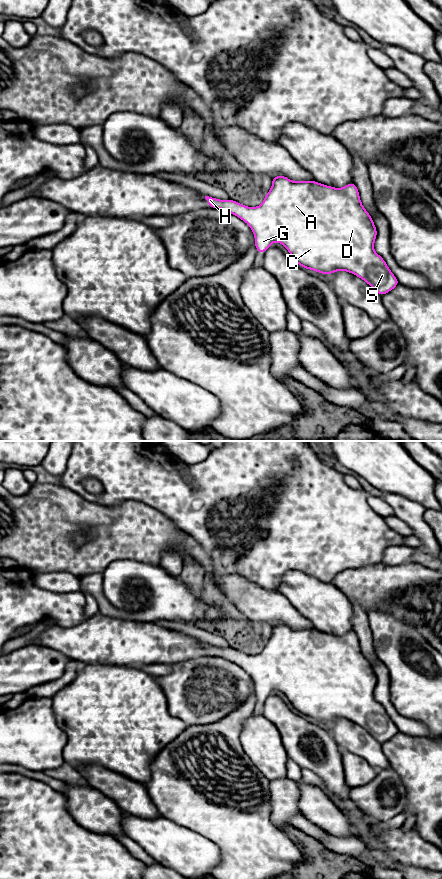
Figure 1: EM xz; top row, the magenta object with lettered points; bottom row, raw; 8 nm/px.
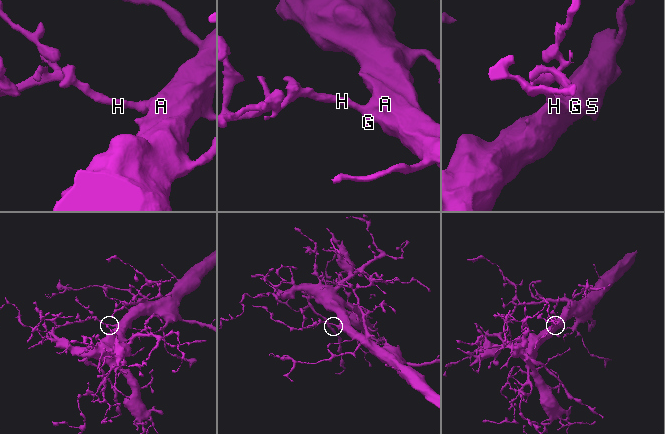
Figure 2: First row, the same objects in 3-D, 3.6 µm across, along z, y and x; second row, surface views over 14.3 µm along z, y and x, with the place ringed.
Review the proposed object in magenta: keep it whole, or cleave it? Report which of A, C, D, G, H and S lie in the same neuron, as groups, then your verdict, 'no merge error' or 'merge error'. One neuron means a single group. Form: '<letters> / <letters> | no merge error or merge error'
A C D G H S | no merge error

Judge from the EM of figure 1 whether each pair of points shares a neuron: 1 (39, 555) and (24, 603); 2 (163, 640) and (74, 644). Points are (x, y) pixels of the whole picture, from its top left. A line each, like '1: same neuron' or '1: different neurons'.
1: different neurons
2: same neuron

